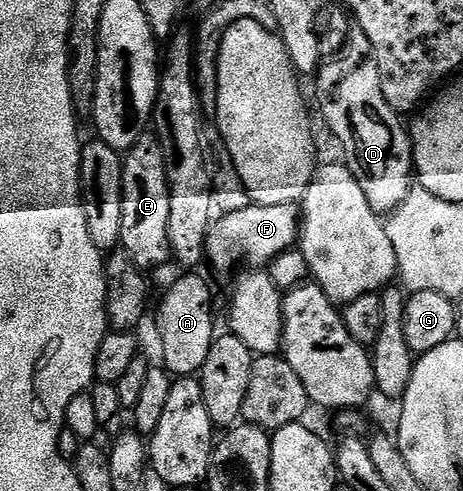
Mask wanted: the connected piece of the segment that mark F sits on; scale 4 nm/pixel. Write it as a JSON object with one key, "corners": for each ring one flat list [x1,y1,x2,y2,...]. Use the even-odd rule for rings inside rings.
{"corners":[[296,203,262,206,253,204,240,212,221,214,208,229,207,262,220,271,228,271,235,263,248,263,249,268,271,264,277,255,295,248,300,233,301,216]]}

